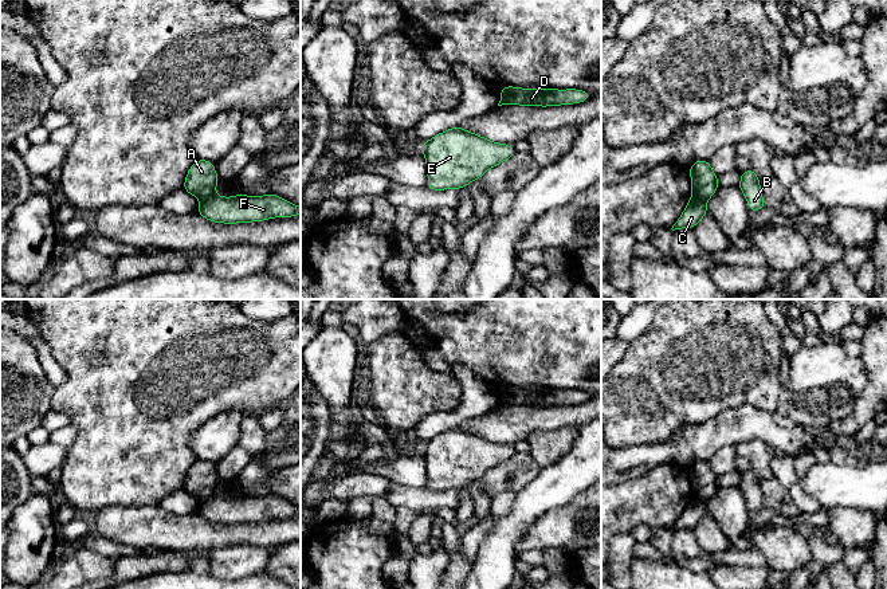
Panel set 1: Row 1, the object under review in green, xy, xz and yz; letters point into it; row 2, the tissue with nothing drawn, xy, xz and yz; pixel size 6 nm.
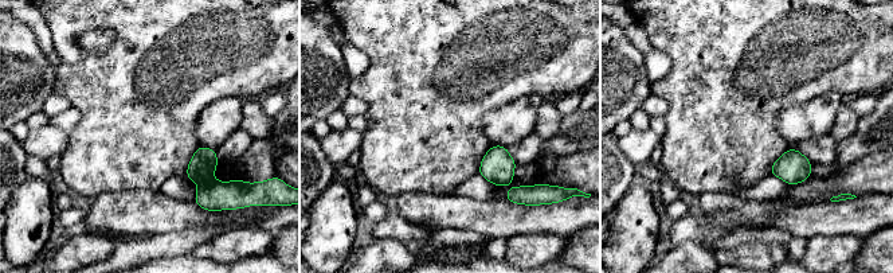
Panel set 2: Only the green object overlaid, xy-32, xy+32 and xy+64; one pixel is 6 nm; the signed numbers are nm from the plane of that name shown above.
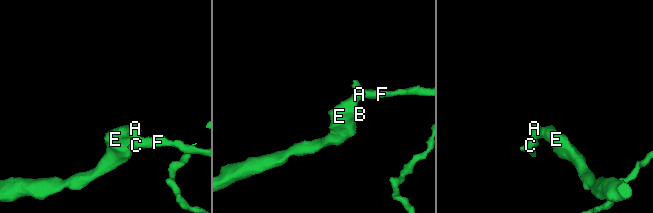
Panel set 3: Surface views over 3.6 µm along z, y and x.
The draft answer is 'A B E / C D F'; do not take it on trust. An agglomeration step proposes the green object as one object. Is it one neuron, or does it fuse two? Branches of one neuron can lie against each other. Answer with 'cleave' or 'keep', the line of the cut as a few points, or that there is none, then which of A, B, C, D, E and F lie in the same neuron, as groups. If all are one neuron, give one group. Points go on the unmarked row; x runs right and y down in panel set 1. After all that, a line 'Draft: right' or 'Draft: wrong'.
cleave | xy (214, 494), (200, 502) | A B E / C D F
Draft: right

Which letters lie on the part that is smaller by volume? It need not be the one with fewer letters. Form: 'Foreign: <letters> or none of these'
Foreign: C, D, F

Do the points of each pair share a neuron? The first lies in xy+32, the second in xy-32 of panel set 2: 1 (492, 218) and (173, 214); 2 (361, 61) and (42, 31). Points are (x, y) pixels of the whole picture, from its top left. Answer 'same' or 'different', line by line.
1: same
2: same

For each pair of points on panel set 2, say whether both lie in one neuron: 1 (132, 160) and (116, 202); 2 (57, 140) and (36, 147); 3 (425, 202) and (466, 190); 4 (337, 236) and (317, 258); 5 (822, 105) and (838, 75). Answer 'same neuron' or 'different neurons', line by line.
1: different neurons
2: same neuron
3: different neurons
4: same neuron
5: different neurons

